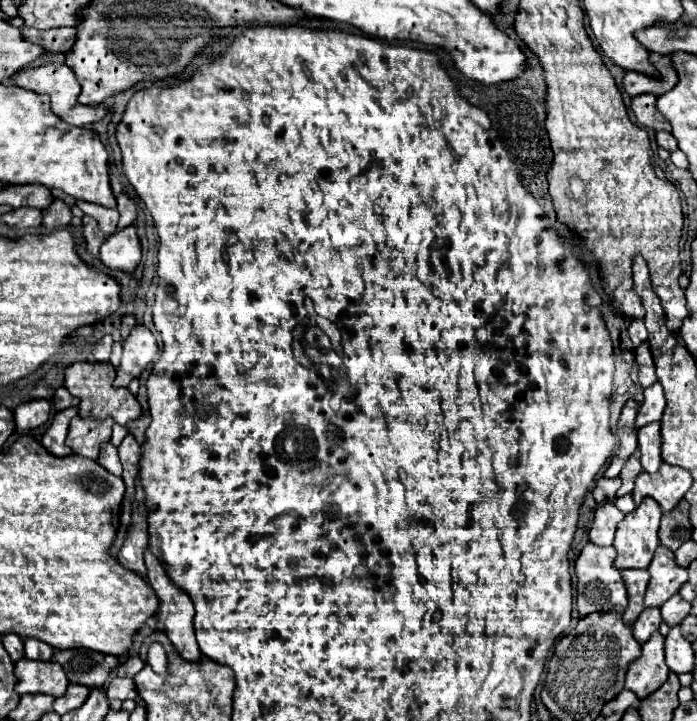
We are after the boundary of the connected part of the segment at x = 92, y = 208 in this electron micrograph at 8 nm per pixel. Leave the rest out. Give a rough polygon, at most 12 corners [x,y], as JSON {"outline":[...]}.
{"outline":[[78,200],[84,214],[98,222],[106,236],[116,232],[118,210]]}

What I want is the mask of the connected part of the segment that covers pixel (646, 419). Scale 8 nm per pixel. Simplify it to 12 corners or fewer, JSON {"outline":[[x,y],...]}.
{"outline":[[662,386],[644,390],[634,428],[660,422],[666,400]]}

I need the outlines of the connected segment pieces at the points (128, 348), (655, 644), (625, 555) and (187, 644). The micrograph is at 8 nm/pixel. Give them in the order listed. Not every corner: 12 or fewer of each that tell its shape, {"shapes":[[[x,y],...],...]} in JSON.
{"shapes":[[[136,324],[122,342],[114,384],[126,388],[152,362],[158,342]],[[656,632],[626,672],[640,700],[668,680],[664,638]],[[656,500],[618,524],[616,568],[648,568],[658,548]],[[146,550],[162,630],[186,662],[200,662],[194,606]]]}

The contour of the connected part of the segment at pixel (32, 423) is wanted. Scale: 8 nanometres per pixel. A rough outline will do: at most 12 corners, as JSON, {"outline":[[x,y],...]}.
{"outline":[[32,400],[14,410],[16,432],[26,434],[50,418],[48,400]]}

